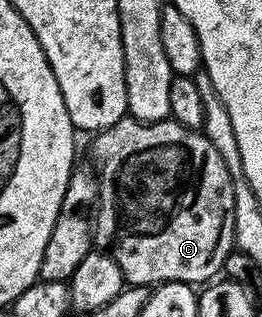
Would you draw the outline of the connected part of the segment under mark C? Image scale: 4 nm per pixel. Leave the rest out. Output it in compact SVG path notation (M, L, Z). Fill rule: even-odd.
M127 114L120 122L108 126L91 140L94 141L90 144L90 156L94 159L95 166L93 165L93 167L96 169L96 179L99 189L101 189L100 203L96 209L96 236L97 239L99 236L106 244L110 244L114 240L114 245L106 246L109 246L110 255L120 266L123 281L130 286L157 286L172 282L202 286L213 281L222 272L228 254L235 251L236 248L234 243L236 198L234 197L234 175L228 170L224 158L220 158L216 146L212 146L212 142L208 142L206 133L196 128L186 128L169 118L146 124L143 120L135 120L133 116Z

